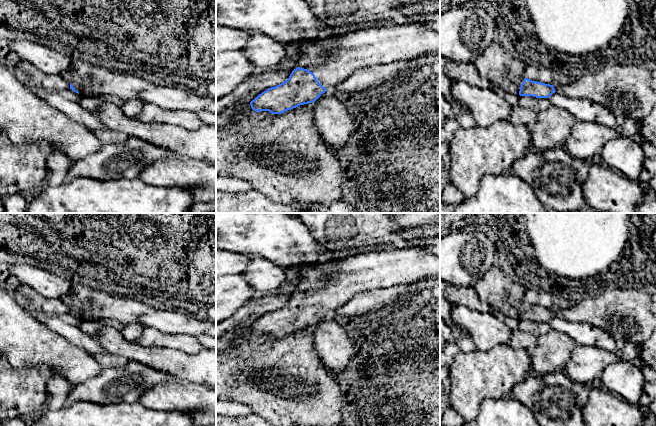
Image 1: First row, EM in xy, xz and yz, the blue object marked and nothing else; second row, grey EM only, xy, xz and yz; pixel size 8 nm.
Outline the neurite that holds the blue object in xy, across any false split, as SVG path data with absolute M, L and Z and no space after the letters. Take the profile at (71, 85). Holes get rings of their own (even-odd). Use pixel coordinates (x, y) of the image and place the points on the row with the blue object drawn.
M70 58L70 68L61 75L70 83L70 89L82 96L112 95L127 101L137 98L146 90L158 87L135 75L115 73L87 61Z

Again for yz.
M498 40L489 46L474 60L480 75L487 78L496 92L509 92L520 96L549 98L555 89L553 85L532 81L525 77L525 64L510 54Z

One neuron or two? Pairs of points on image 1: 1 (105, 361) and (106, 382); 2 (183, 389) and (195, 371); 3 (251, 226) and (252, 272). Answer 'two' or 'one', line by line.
1: two
2: two
3: two

